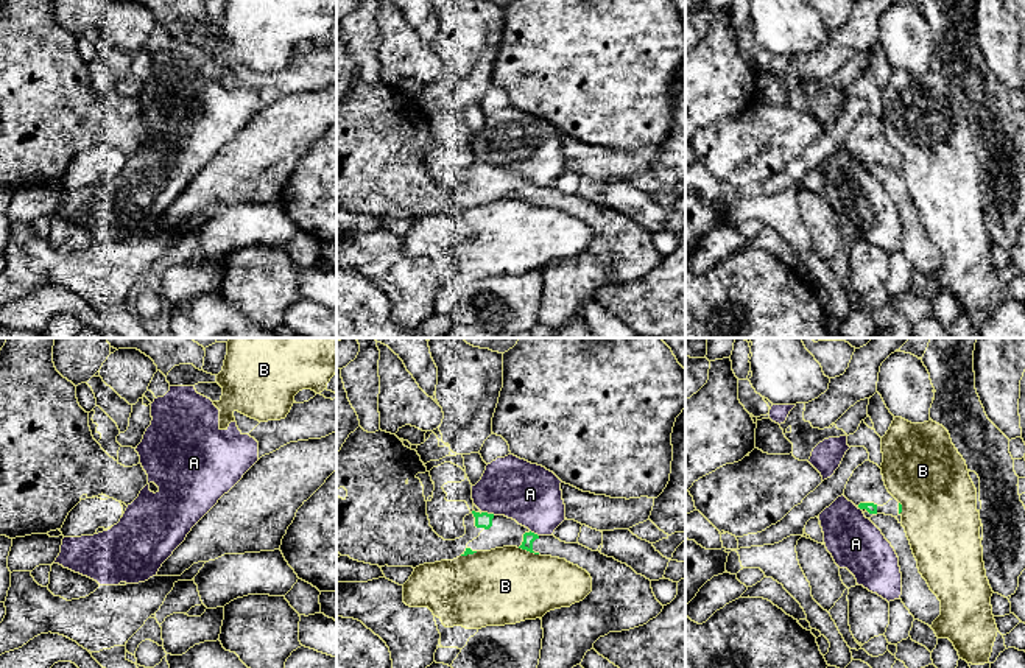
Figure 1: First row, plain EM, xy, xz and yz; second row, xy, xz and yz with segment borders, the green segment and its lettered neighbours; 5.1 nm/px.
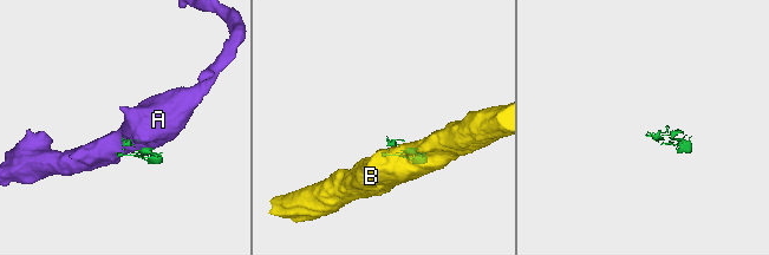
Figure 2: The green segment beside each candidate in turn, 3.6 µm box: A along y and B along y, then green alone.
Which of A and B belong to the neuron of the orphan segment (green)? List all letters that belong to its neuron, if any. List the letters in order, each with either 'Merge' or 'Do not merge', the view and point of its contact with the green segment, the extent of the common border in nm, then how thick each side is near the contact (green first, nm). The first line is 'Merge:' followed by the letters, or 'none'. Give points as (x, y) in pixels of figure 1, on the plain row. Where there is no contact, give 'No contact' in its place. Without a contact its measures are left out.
Merge: none
A: Do not merge. Touches green at xz (486, 164). Shared border 70 nm. Thickness 80 nm (green) against 320 nm
B: Do not merge. Touches green at xz (528, 201). Shared border 110 nm. Thickness 60 nm (green) against 400 nm

